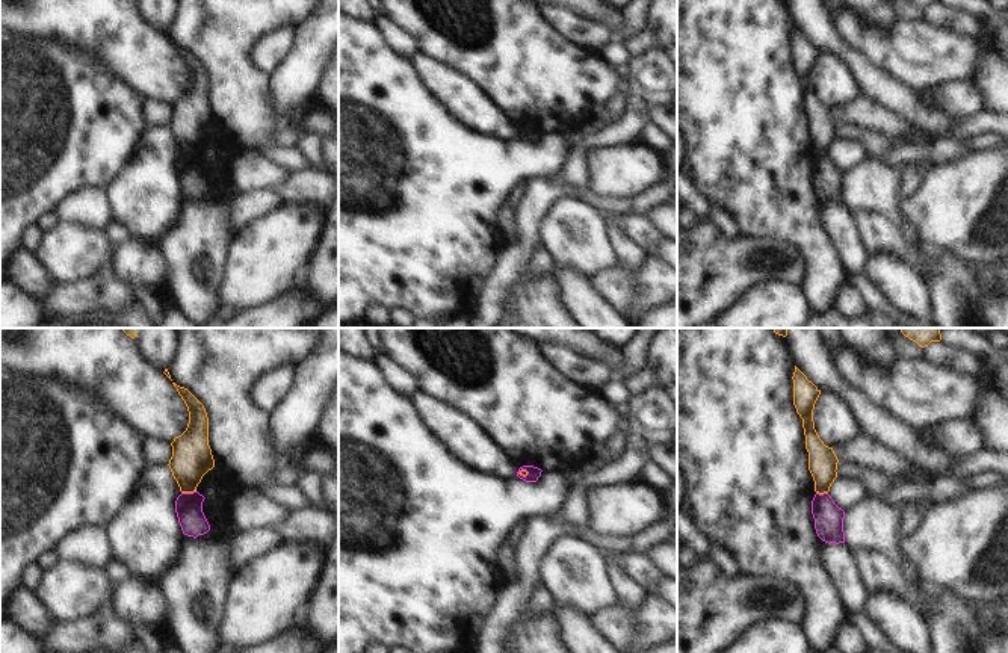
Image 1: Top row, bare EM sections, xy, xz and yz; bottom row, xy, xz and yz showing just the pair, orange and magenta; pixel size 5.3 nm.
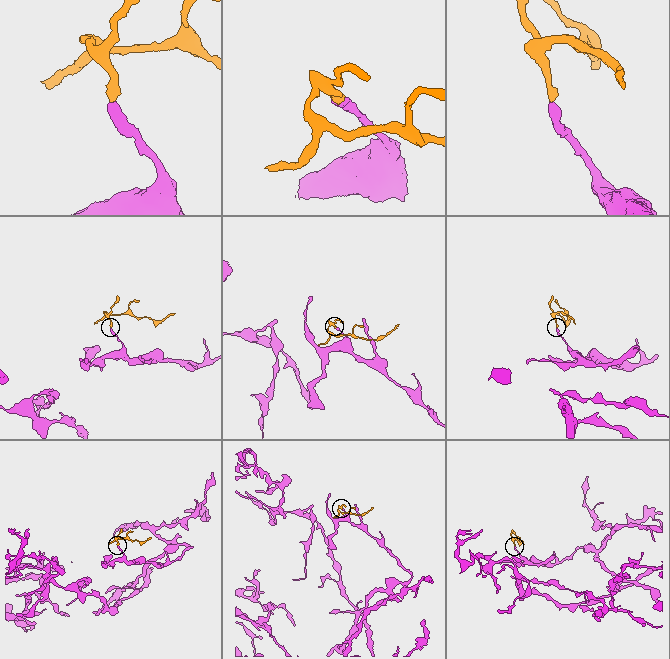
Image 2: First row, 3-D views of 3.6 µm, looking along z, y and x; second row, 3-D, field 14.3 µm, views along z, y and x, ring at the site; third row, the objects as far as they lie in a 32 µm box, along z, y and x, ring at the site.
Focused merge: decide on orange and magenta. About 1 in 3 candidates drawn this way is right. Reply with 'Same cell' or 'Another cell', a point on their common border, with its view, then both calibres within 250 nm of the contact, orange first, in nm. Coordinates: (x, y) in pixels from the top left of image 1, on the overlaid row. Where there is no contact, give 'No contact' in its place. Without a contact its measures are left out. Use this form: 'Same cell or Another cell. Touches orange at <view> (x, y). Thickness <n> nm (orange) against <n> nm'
Another cell. Touches orange at xy (188, 492). Thickness 220 nm (orange) against 140 nm

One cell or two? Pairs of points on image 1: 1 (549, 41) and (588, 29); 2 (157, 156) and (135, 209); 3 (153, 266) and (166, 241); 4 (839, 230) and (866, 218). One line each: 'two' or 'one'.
1: two
2: one
3: two
4: two

